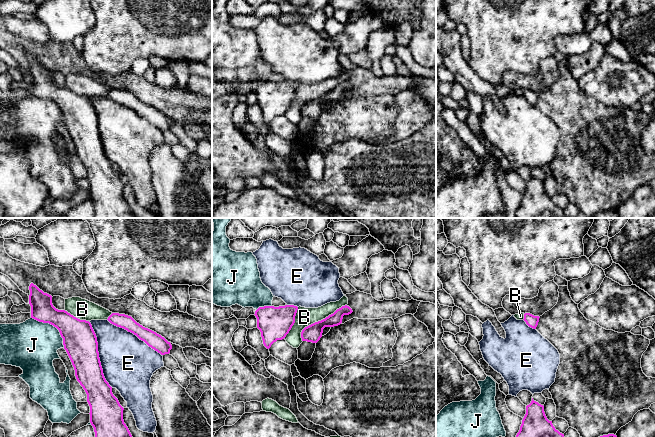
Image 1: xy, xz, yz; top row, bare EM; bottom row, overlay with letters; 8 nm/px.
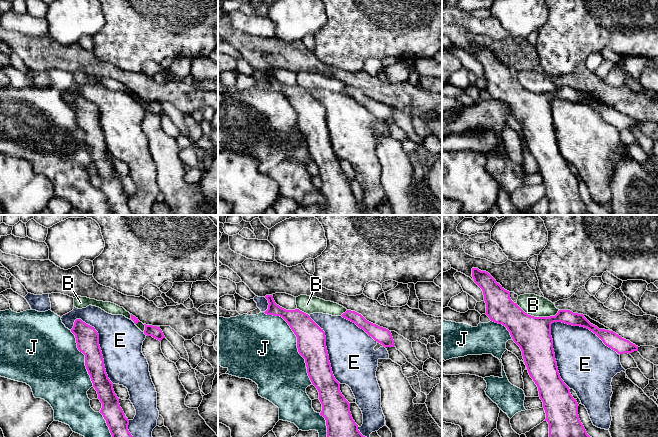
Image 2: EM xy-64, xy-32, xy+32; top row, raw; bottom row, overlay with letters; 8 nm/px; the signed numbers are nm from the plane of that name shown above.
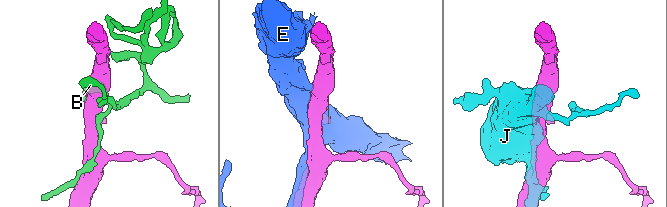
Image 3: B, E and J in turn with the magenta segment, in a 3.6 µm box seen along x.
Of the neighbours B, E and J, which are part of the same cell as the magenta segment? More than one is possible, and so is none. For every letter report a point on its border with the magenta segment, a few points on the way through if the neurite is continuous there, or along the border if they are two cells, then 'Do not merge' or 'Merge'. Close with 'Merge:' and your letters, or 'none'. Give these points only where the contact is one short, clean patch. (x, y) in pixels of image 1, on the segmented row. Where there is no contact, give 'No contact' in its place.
B: Touches magenta at xz (319, 321). Do not merge
E: Touches magenta at xy (98, 354). Do not merge
J: Touches magenta at xy (53, 325). Do not merge
Merge: none

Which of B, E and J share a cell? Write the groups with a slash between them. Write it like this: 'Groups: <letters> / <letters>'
Groups: B / E / J

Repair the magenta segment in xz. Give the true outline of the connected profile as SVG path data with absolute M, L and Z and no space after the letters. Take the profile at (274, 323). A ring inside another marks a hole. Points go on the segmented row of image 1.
M294 305L264 306L255 311L257 328L261 332L264 346L269 349L277 340L282 340L295 323L298 307Z

